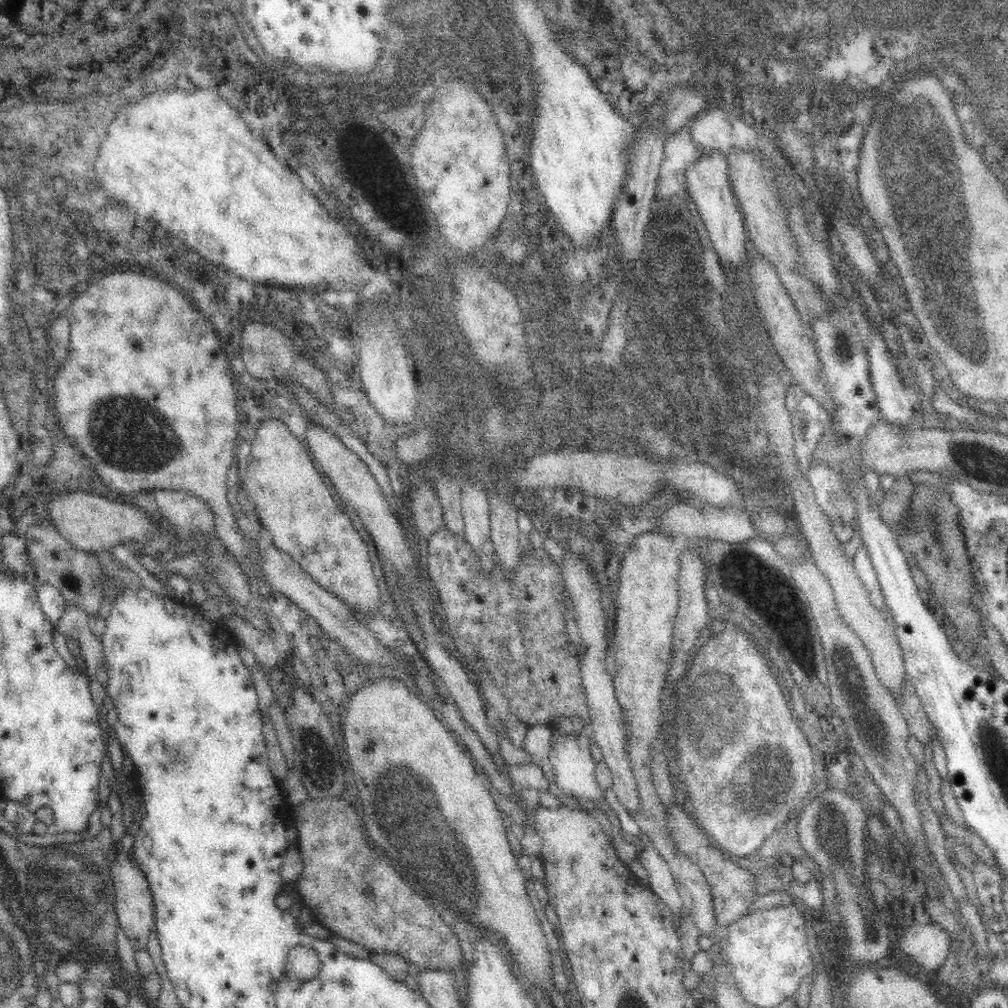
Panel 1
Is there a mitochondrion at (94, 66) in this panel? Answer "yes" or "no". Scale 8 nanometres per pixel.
no

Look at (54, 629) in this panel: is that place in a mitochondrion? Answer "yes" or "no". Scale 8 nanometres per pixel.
no

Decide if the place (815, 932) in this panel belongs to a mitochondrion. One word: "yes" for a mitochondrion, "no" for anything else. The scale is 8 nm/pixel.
no

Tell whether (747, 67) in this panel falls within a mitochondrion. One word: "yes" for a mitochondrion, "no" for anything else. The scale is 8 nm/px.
yes

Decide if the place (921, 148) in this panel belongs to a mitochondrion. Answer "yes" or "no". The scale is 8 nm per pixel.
yes

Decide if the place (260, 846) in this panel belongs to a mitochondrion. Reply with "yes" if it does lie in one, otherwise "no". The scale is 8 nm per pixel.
no

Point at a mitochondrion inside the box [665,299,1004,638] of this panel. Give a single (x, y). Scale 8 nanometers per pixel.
(942, 535)

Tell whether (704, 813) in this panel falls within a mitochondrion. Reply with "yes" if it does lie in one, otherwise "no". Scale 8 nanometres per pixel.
no

